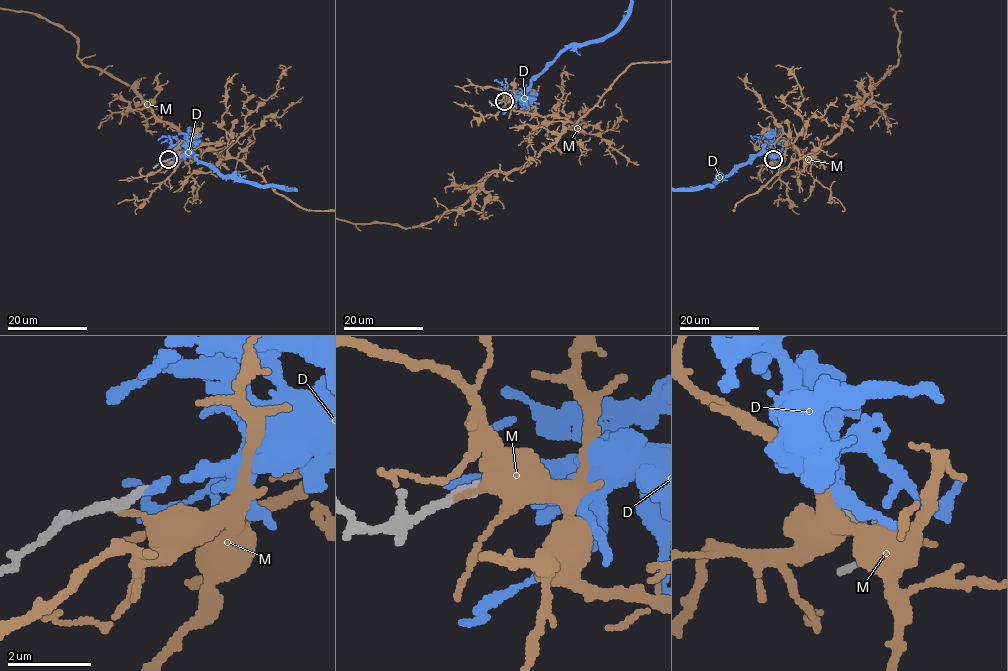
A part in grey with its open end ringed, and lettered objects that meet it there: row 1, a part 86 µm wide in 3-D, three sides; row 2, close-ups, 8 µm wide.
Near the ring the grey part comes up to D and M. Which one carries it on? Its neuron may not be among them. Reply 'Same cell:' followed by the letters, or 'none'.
Same cell: D

